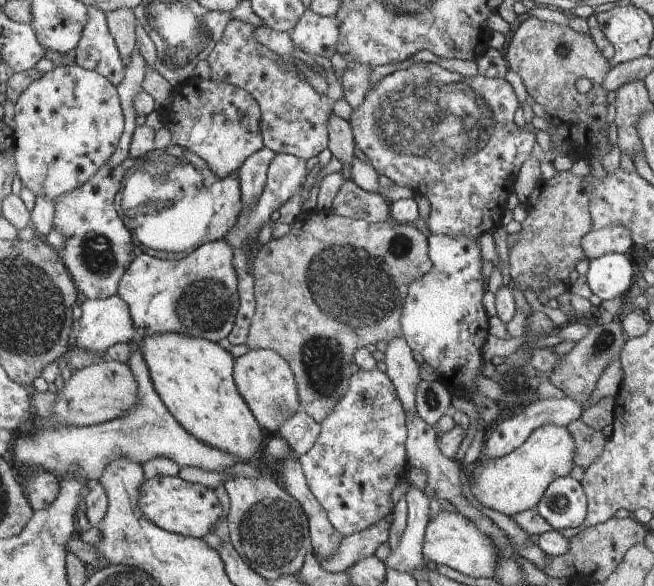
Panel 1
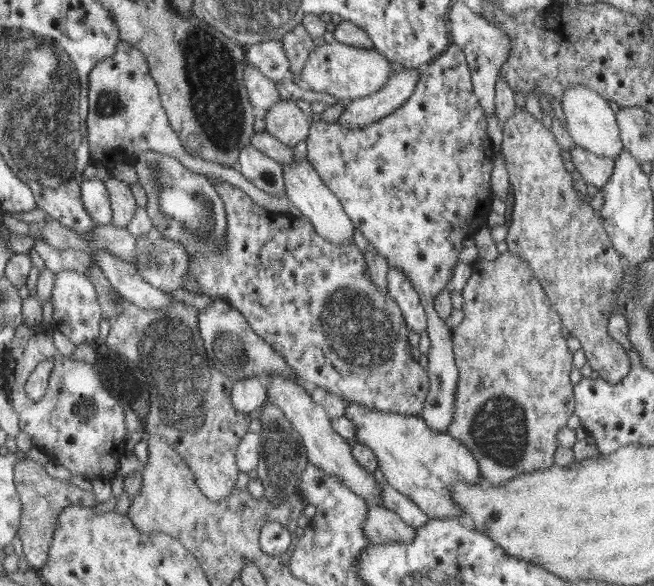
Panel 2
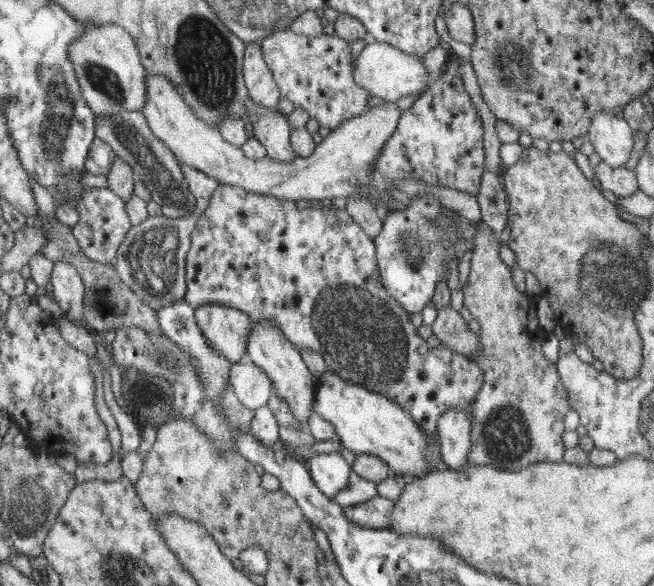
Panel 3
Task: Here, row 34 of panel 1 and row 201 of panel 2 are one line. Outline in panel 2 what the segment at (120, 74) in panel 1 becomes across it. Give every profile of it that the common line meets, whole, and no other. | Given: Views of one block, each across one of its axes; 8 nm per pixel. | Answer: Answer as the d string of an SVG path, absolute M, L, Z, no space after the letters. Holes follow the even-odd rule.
M99 179L84 180L82 201L87 211L94 217L95 224L98 226L112 224L113 210L105 182Z

